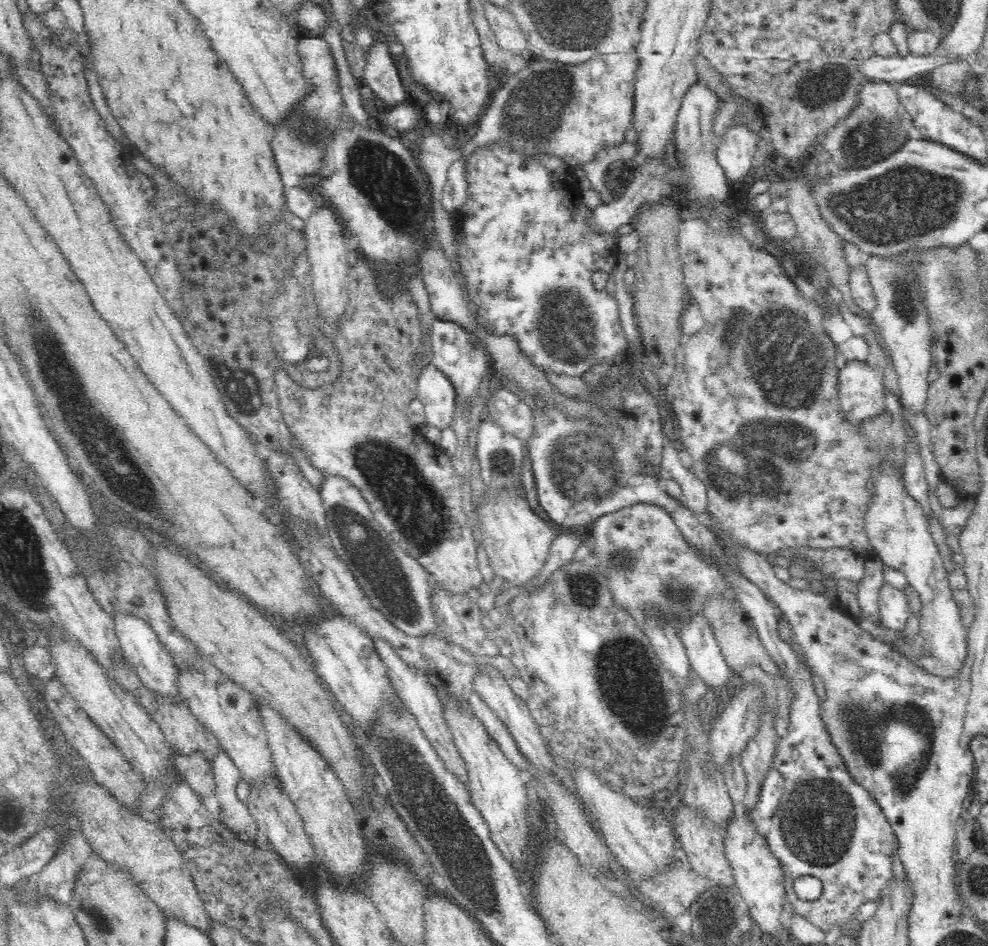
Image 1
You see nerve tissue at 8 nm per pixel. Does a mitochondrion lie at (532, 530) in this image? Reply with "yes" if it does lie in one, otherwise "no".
no

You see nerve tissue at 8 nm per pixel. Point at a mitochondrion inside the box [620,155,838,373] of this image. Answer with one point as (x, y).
(748, 307)

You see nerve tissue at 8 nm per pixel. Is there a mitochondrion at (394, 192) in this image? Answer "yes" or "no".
yes

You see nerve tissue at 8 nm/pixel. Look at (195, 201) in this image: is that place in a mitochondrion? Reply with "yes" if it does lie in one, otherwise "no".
no

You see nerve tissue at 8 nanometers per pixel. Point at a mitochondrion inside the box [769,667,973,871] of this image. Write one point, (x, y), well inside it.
(857, 719)

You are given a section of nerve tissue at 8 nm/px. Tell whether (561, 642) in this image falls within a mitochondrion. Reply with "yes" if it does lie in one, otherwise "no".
no

